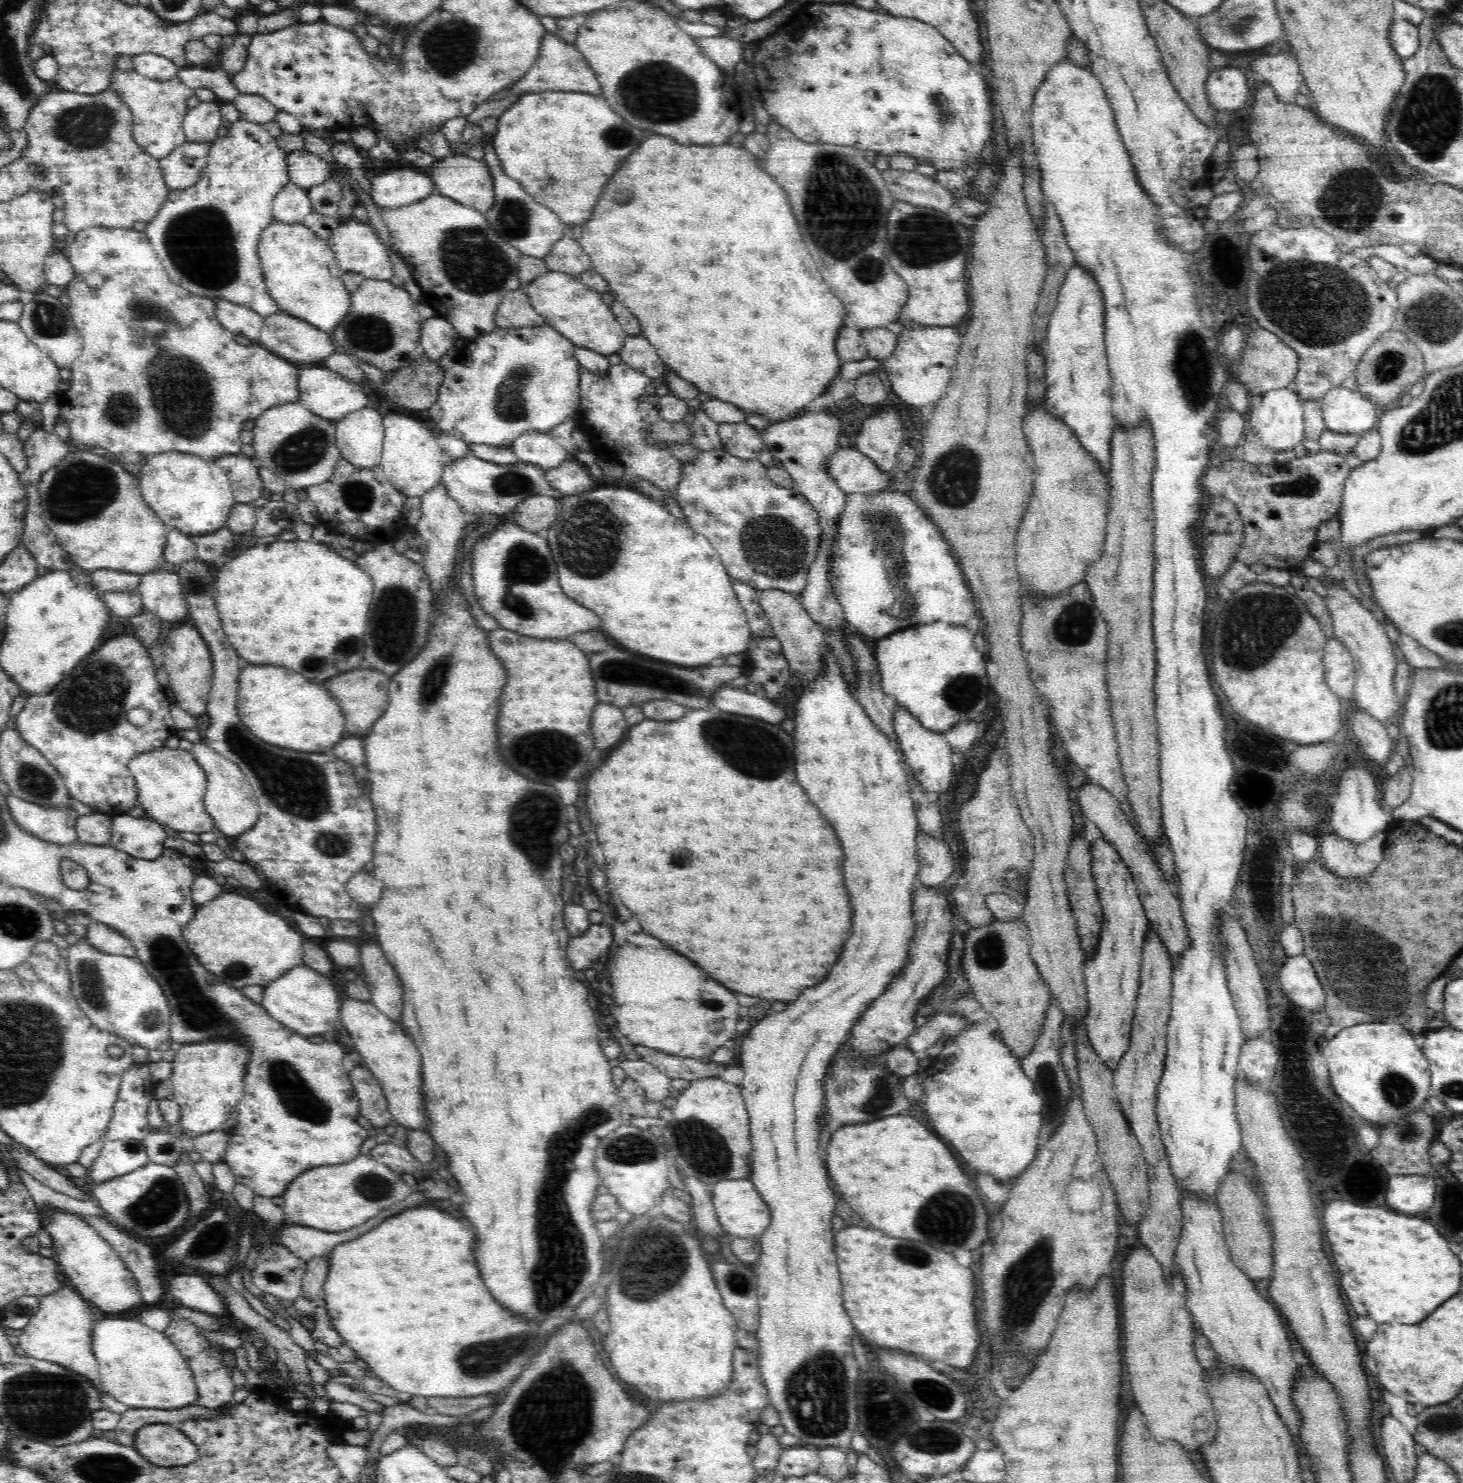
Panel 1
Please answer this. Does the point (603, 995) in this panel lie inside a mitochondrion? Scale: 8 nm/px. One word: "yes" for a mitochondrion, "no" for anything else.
yes

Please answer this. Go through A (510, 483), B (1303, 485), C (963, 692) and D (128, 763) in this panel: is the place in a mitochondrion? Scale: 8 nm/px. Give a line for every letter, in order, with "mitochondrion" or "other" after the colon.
A: mitochondrion
B: mitochondrion
C: mitochondrion
D: other

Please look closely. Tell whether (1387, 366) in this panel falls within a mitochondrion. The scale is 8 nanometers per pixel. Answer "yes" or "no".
yes

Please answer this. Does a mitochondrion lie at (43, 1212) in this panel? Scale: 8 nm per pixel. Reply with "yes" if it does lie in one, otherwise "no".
no

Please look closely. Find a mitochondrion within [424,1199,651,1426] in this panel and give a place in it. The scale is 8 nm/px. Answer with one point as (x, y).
(483, 1358)

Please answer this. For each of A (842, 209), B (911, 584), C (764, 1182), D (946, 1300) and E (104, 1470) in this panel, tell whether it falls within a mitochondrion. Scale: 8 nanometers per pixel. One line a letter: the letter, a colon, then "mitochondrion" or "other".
A: mitochondrion
B: other
C: other
D: other
E: mitochondrion

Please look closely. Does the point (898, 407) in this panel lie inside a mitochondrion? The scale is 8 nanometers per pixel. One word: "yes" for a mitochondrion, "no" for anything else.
no

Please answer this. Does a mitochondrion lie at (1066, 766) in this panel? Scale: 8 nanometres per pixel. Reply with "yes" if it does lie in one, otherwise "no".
no

